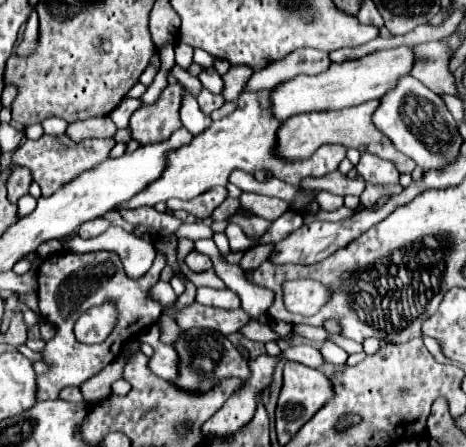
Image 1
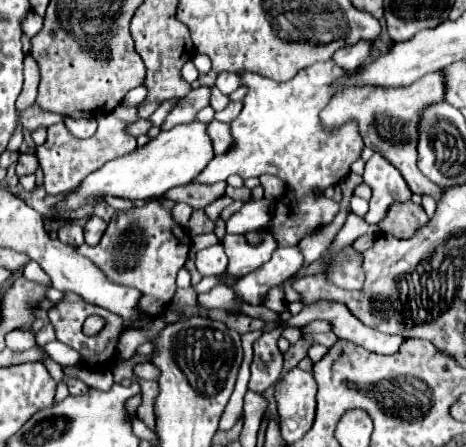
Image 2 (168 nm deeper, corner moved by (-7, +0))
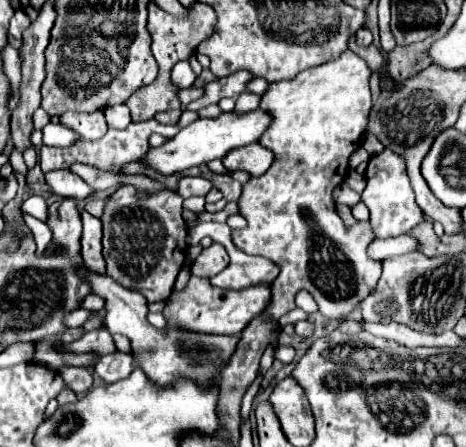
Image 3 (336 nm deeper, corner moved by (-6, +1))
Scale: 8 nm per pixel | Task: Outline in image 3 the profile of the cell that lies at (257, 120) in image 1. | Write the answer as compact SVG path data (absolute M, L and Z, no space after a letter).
M347 49L347 53L343 53L339 59L305 69L295 79L269 83L265 95L261 97L259 109L271 113L271 125L265 129L259 141L275 155L275 161L267 173L261 177L251 177L249 183L243 185L238 206L239 213L247 219L247 227L233 231L233 243L249 255L271 259L281 269L279 279L275 279L271 285L271 301L263 311L263 317L269 321L277 321L281 315L295 309L295 295L301 289L313 295L319 311L325 317L343 319L377 285L381 275L381 261L373 261L365 253L369 241L375 237L369 223L365 221L357 227L345 229L333 201L333 189L345 181L349 157L359 147L361 135L367 127L367 115L371 109L369 77L371 69L367 67L365 59Z

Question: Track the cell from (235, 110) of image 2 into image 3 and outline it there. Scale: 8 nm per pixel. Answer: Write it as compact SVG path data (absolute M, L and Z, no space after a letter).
M243 93L237 97L237 103L235 103L235 113L249 113L251 109L257 109L259 107L259 95L253 95L253 93Z

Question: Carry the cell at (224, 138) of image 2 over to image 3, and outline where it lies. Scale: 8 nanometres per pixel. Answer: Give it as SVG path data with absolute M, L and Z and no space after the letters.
M251 143L251 145L231 149L221 161L231 171L243 169L243 171L251 173L253 177L261 177L271 167L273 153L263 149L259 143Z

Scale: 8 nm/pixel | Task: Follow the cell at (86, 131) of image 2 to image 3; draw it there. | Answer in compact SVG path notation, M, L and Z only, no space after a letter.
M49 123L43 127L43 145L67 147L67 145L73 145L77 139L79 139L79 133L75 133L71 127L63 123Z

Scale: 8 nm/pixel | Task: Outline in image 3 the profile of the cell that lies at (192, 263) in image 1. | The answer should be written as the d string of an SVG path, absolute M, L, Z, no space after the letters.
M213 243L211 247L201 251L201 255L195 259L191 271L193 271L193 275L199 275L199 277L213 277L219 271L223 271L227 267L227 263L229 263L229 257L227 257L227 251L223 249L223 245Z

